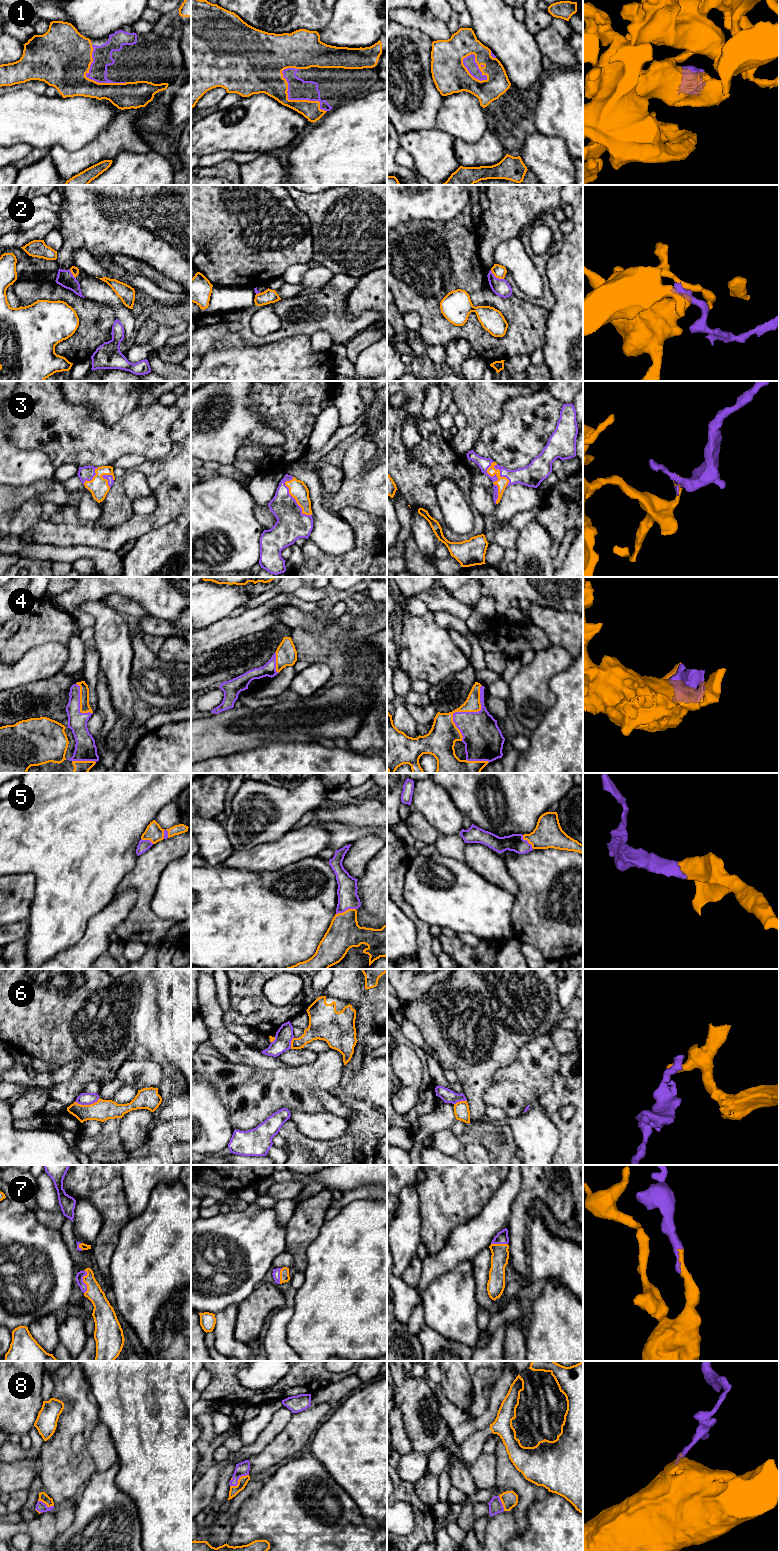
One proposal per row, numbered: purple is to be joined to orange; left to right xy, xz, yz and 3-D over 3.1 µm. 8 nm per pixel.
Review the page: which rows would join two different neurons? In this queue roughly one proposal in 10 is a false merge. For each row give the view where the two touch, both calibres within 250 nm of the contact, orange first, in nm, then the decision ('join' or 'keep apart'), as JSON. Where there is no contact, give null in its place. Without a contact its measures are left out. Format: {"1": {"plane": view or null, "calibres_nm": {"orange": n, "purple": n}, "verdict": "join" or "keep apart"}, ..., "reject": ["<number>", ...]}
{"1": {"plane": "xz", "calibres_nm": {"orange": 200, "purple": 170}, "verdict": "join"}, "2": {"plane": "yz", "calibres_nm": {"orange": 110, "purple": 140}, "verdict": "keep apart"}, "3": {"plane": "xz", "calibres_nm": {"orange": 140, "purple": 240}, "verdict": "join"}, "4": {"plane": "yz", "calibres_nm": {"orange": 220, "purple": 300}, "verdict": "join"}, "5": {"plane": "xz", "calibres_nm": {"orange": 260, "purple": 160}, "verdict": "join"}, "6": {"plane": "xy", "calibres_nm": {"orange": 170, "purple": 100}, "verdict": "keep apart"}, "7": {"plane": "xy", "calibres_nm": {"orange": 140, "purple": 60}, "verdict": "join"}, "8": {"plane": "xz", "calibres_nm": {"orange": 80, "purple": 110}, "verdict": "join"}, "reject": ["2", "6"]}

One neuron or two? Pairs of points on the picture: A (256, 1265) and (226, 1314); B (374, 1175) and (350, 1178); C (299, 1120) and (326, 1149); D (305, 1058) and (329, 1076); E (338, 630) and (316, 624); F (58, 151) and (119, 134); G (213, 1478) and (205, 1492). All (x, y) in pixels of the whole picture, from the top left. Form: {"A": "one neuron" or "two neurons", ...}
{"A": "two neurons", "B": "one neuron", "C": "two neurons", "D": "two neurons", "E": "one neuron", "F": "one neuron", "G": "one neuron"}

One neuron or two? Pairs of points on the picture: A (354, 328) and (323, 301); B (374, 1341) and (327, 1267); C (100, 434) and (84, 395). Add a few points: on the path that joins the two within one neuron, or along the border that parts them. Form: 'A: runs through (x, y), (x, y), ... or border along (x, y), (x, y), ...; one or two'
A: runs through (346, 325), (330, 309); one
B: runs through (374, 1323), (374, 1314), (345, 1285); one
C: border along (73, 403), (85, 406), (108, 425), (116, 422); two

